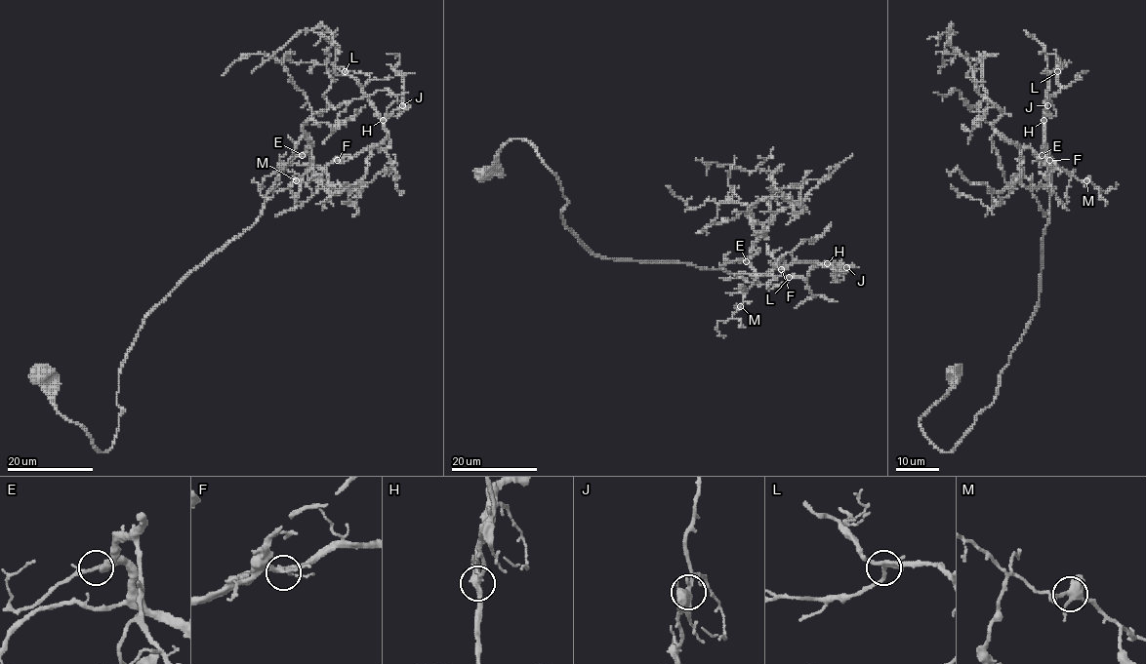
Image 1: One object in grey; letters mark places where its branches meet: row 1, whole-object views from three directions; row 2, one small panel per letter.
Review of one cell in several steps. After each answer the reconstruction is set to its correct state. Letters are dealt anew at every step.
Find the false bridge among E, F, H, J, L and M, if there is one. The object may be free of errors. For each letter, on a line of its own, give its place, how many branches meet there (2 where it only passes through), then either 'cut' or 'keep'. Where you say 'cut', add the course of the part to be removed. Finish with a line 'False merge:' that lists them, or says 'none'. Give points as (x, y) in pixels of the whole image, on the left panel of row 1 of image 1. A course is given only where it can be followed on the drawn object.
E: place (302, 155); branches 4; keep
F: place (337, 160); branches 4; keep
H: place (383, 120); branches 4; keep
J: place (402, 105); branches 4; keep
L: place (345, 71); branches 4; keep
M: place (296, 180); branches 4; keep
False merge: none

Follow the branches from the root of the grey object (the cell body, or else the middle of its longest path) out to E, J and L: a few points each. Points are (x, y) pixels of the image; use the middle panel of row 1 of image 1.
E: (484, 177), (510, 140), (526, 139), (559, 179), (568, 201), (563, 223), (593, 253), (752, 274), (746, 261)
J: (484, 177), (510, 140), (526, 139), (559, 179), (563, 223), (606, 258), (753, 275), (795, 262), (846, 266)
L: (484, 177), (510, 140), (526, 139), (559, 179), (563, 223), (593, 253), (753, 275), (833, 264), (789, 277)

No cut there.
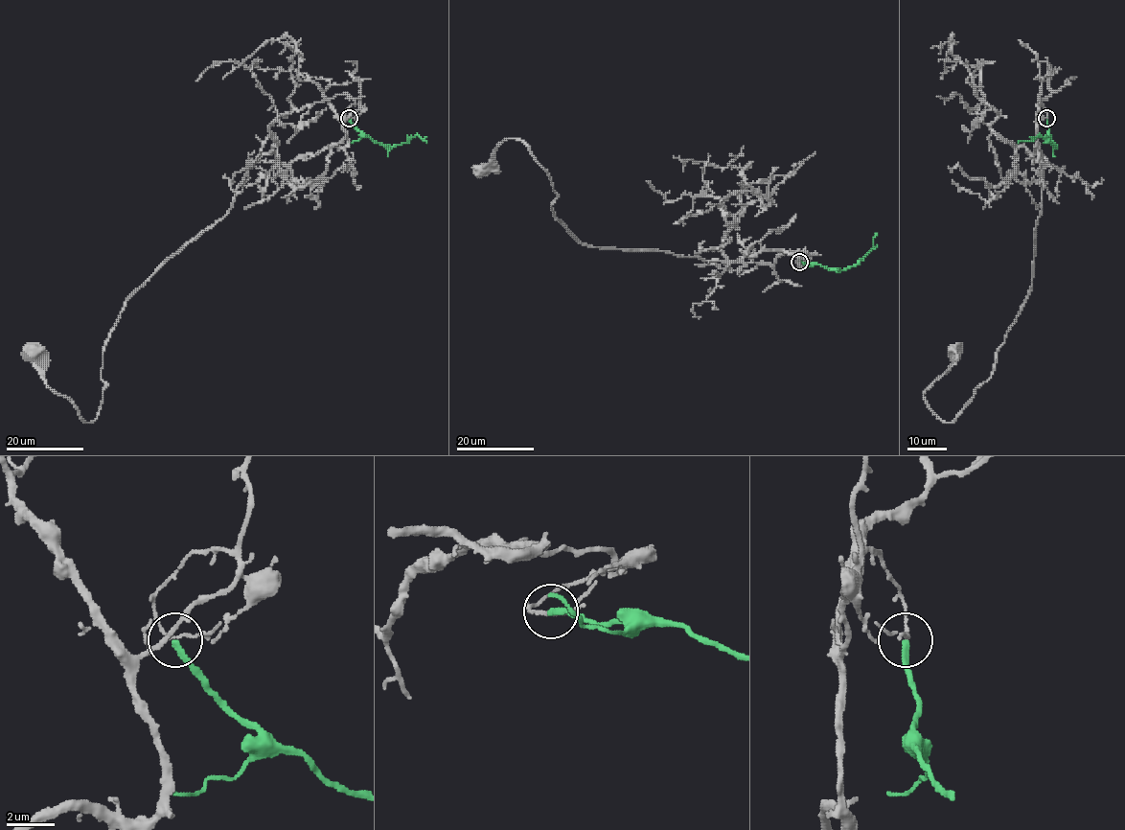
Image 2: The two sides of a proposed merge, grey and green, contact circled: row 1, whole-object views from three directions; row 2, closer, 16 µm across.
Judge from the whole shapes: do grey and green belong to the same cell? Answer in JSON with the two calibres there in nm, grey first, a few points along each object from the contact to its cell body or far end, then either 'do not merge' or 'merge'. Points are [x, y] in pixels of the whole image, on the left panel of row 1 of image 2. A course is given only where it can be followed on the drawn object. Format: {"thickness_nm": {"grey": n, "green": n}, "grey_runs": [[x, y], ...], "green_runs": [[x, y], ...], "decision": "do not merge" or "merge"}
{"thickness_nm": {"grey": 110, "green": 240}, "grey_runs": [[349, 118], [359, 108], [345, 147], [255, 162], [231, 208], [130, 296], [92, 421], [31, 352]], "green_runs": [[349, 118], [359, 130], [380, 143], [394, 147], [417, 135], [426, 142]], "decision": "do not merge"}

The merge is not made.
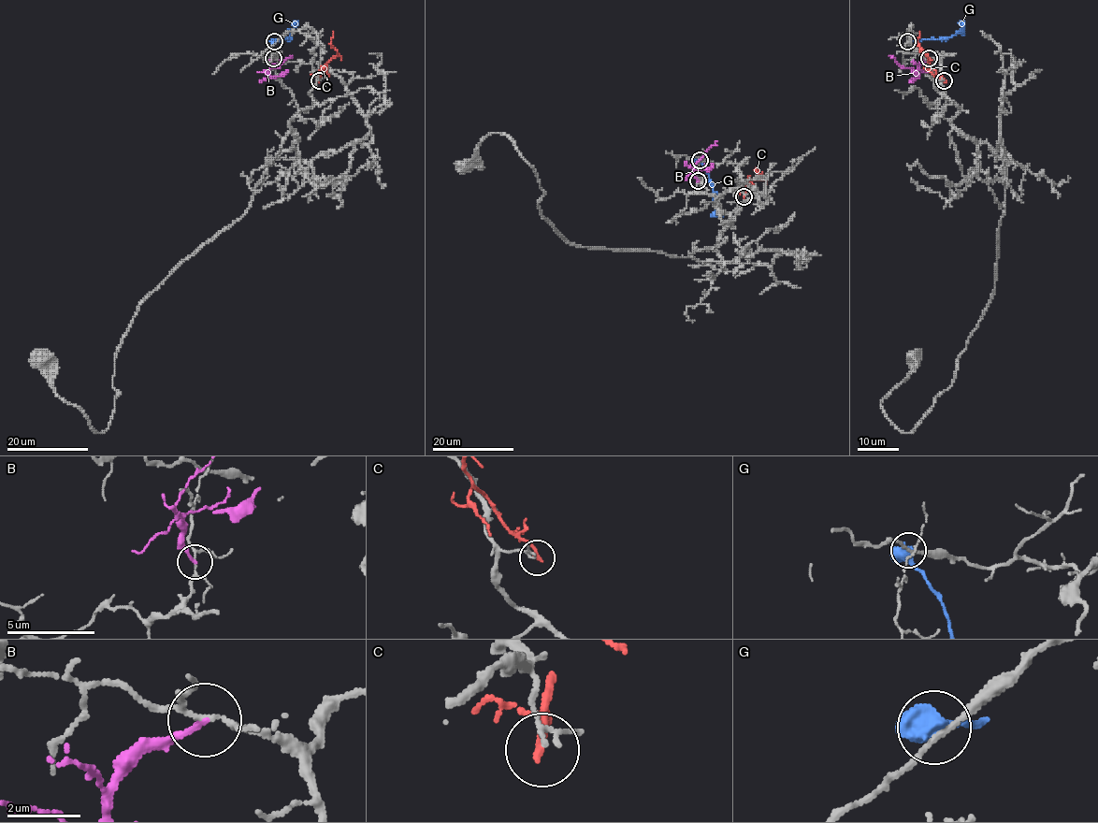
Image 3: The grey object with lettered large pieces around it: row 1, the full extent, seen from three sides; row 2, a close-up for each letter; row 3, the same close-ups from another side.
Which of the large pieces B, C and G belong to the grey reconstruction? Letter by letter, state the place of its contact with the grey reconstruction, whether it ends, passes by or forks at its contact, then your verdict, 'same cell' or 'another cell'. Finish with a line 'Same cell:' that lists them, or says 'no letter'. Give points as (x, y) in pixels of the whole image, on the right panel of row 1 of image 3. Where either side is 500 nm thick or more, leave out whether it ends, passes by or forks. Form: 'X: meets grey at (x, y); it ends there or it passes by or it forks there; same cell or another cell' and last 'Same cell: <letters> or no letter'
B: meets grey at (929, 58); it ends there; another cell
C: meets grey at (944, 80); it ends there; another cell
G: meets grey at (907, 41); another cell
Same cell: no letter

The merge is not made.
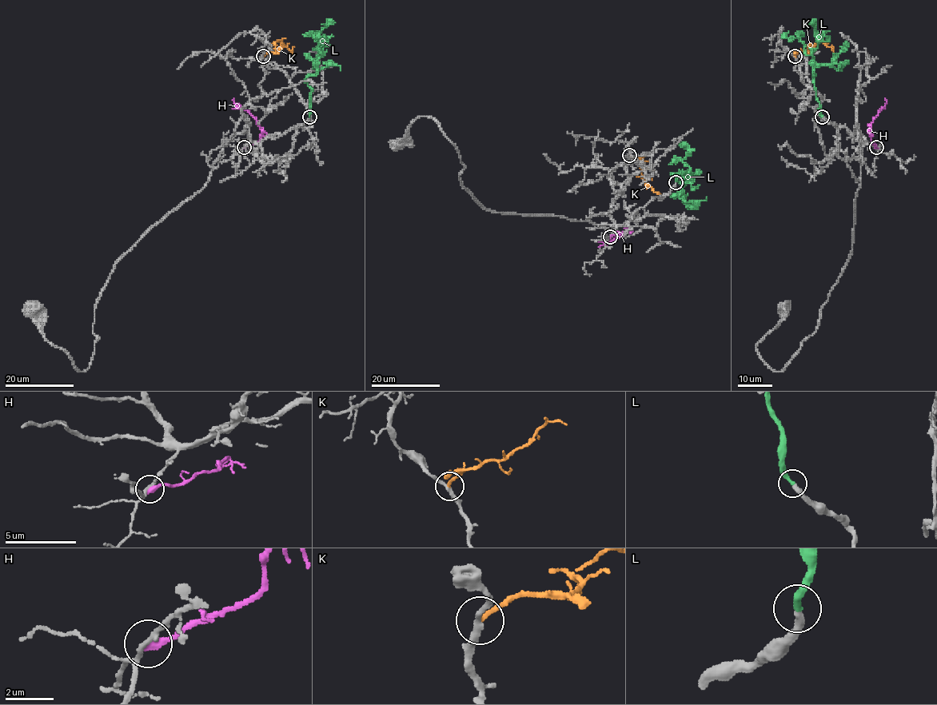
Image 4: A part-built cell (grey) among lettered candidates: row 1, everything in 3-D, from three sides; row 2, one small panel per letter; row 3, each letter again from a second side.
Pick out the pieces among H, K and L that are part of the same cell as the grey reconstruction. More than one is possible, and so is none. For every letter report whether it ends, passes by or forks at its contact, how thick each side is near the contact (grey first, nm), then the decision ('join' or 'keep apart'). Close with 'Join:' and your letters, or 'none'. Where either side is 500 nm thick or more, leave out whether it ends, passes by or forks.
H: it ends there; 160 nm thick on the grey side, 360 nm on the other; keep apart
K: it ends there; 260 nm thick on the grey side, 200 nm on the other; join
L: it ends there; 340 nm thick on the grey side, 300 nm on the other; join
Join: K, L

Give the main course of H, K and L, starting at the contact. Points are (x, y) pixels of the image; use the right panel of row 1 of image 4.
H: (875, 148), (871, 139), (872, 121), (886, 103), (885, 98)
K: (795, 55), (812, 47), (819, 40), (831, 49), (833, 47)
L: (823, 117), (816, 97), (811, 54), (807, 54), (804, 44), (800, 40), (786, 38), (783, 34)

